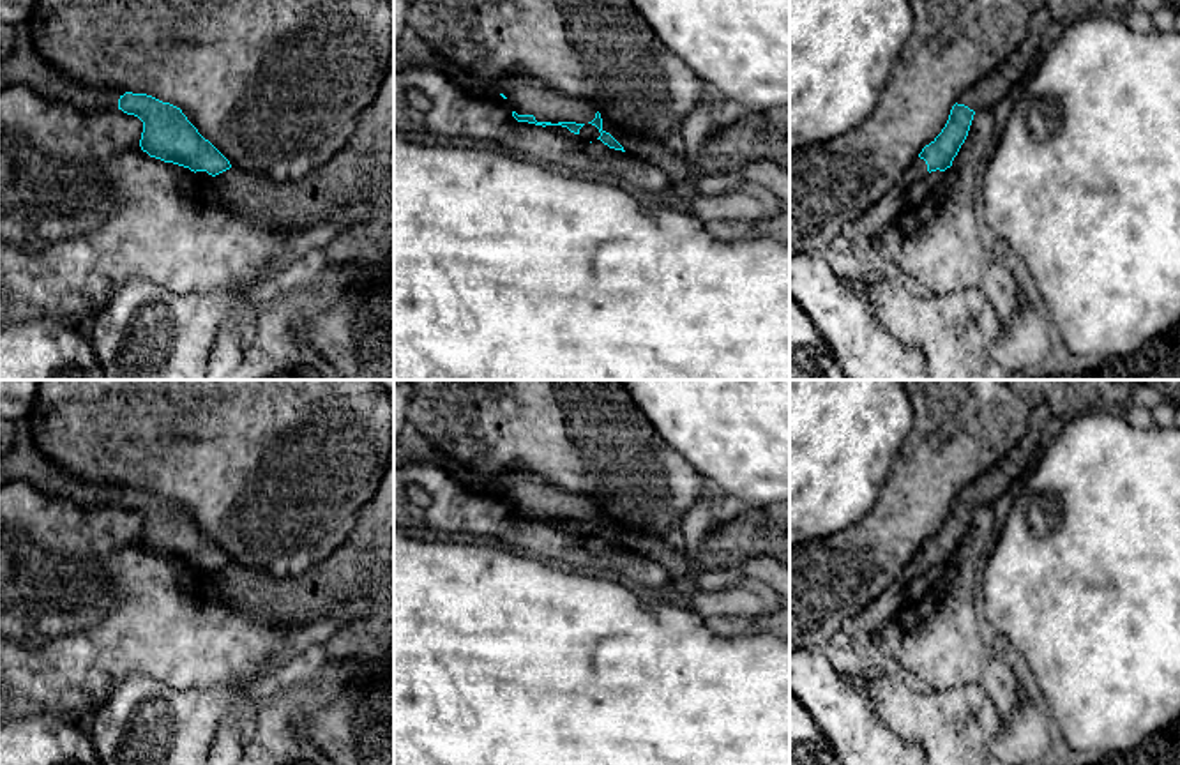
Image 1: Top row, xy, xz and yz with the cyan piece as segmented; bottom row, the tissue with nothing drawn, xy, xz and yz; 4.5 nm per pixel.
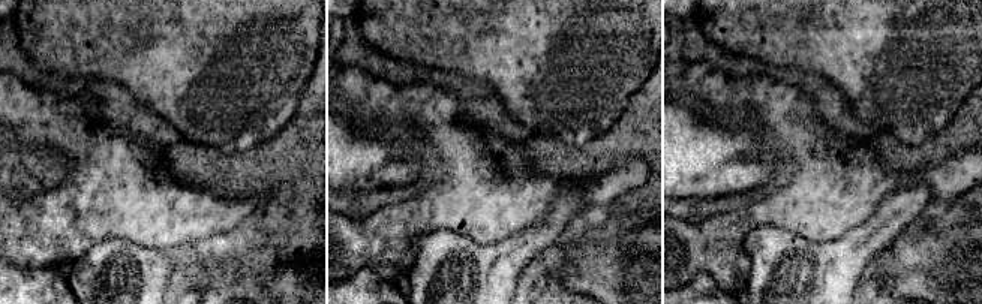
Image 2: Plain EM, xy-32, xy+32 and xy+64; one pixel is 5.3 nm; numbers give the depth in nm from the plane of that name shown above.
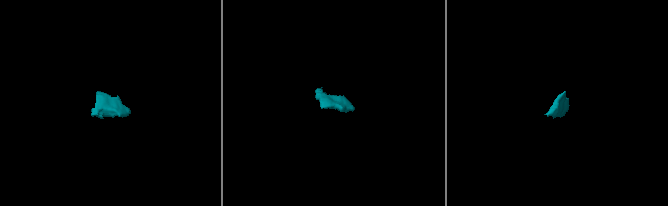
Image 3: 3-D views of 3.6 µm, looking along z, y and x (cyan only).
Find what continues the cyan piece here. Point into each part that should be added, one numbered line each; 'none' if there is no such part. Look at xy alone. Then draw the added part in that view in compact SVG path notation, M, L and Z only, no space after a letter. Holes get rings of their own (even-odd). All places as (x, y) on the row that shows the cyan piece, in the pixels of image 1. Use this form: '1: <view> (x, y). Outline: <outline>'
1: xy (23, 66). Outline: M26 21L16 23L12 53L0 58L0 90L14 85L32 87L49 102L72 106L83 113L118 108L118 99L125 94L78 83L46 64L34 46Z

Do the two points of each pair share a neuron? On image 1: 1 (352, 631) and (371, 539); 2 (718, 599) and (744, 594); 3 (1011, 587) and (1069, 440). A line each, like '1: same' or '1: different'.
1: same
2: same
3: same

